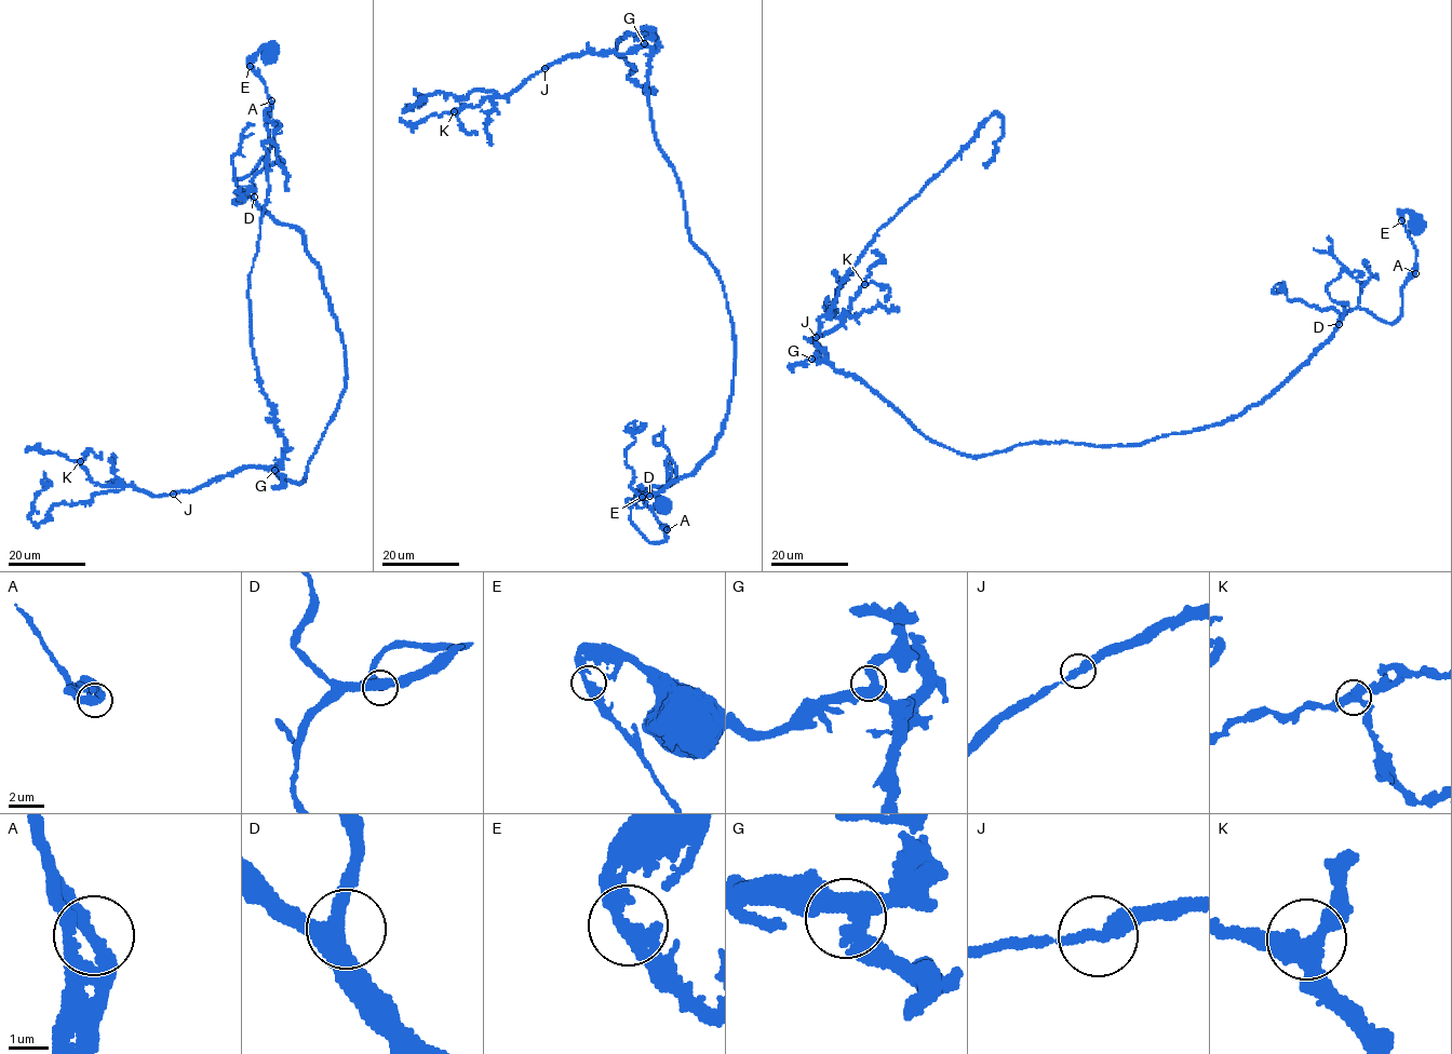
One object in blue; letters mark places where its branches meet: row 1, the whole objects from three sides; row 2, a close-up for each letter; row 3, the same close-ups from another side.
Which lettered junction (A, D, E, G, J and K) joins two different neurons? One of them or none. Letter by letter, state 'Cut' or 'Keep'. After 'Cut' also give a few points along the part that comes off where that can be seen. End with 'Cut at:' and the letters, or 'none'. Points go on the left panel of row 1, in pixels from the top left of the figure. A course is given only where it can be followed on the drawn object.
A: Keep
D: Keep
E: Keep
G: Keep
J: Keep
K: Keep
Cut at: none

